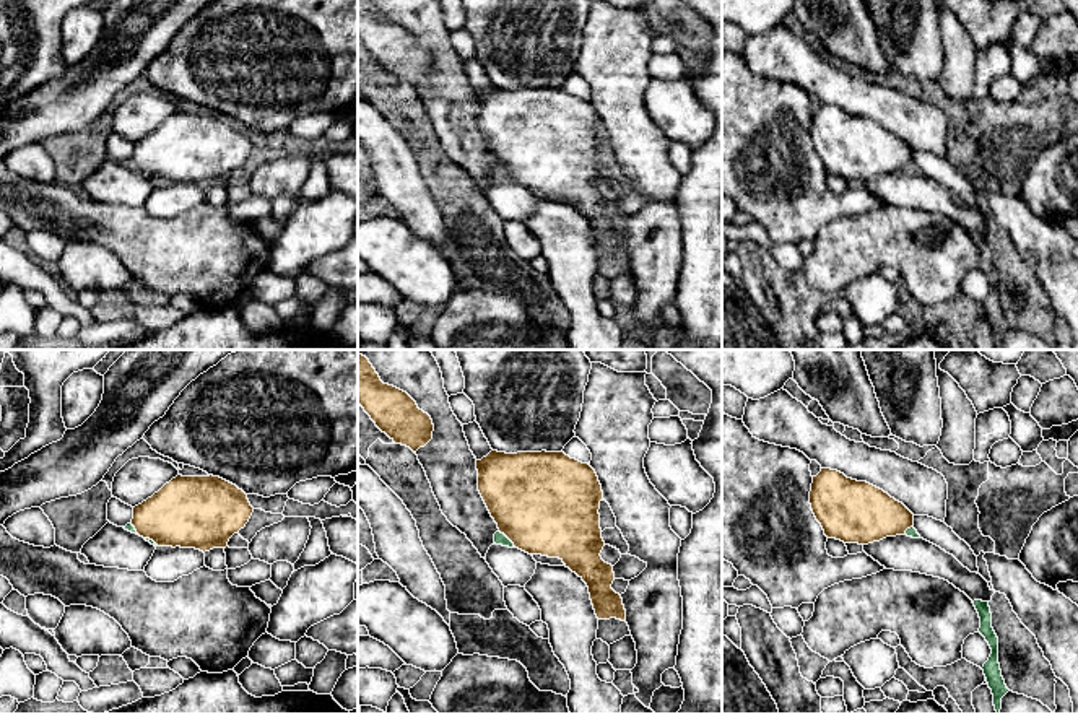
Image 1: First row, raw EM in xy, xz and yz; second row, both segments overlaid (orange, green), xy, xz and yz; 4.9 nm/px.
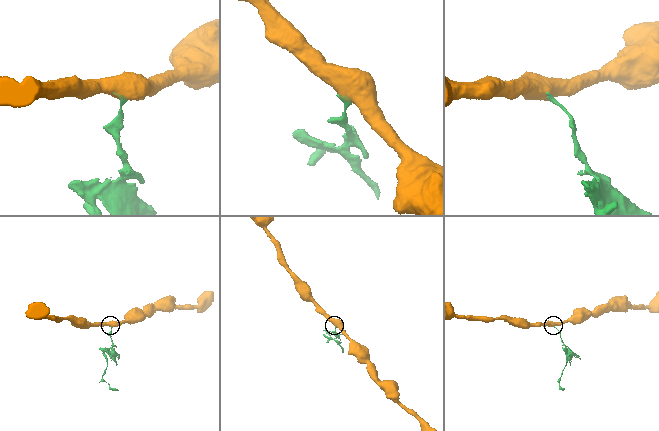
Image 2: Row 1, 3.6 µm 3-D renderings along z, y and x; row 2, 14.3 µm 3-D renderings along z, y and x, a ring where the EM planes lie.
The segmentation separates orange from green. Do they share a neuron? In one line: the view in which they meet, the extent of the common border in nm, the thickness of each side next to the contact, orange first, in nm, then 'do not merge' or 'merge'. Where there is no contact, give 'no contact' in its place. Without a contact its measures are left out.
xz | 130 nm | 500/60 nm | do not merge

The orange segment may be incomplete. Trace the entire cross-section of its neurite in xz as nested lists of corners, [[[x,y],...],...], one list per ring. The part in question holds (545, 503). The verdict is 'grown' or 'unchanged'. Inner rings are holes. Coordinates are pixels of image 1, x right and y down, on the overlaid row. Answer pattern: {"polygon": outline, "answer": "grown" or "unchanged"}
{"polygon": [[[491,451],[476,460],[478,491],[515,548],[559,558],[589,587],[598,620],[626,621],[623,599],[611,589],[613,566],[600,556],[602,485],[589,464],[564,452]]], "answer": "unchanged"}

